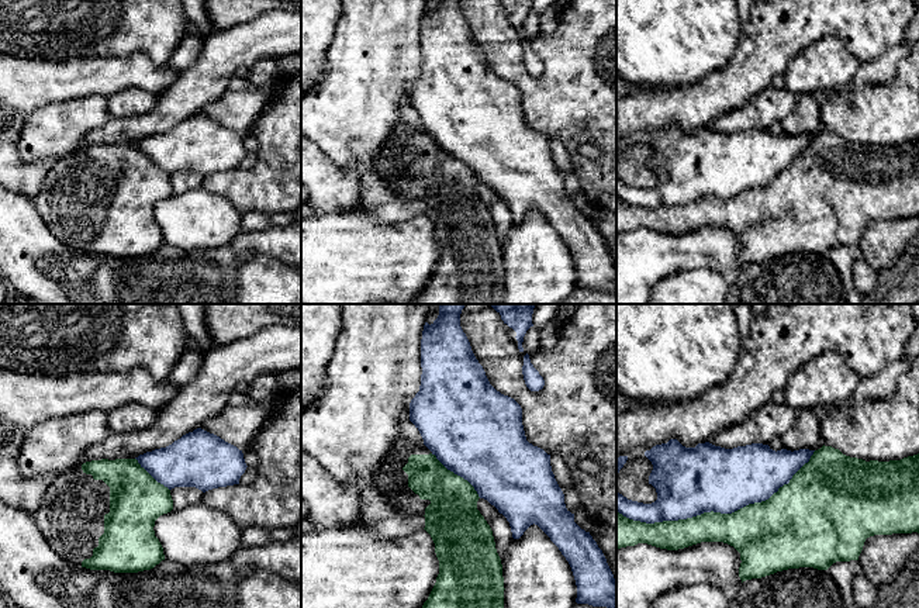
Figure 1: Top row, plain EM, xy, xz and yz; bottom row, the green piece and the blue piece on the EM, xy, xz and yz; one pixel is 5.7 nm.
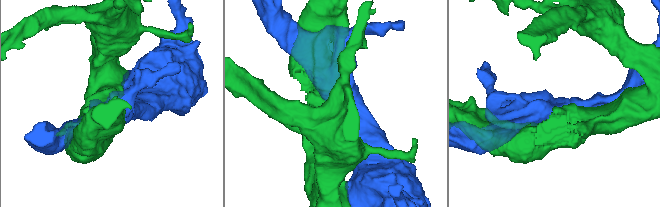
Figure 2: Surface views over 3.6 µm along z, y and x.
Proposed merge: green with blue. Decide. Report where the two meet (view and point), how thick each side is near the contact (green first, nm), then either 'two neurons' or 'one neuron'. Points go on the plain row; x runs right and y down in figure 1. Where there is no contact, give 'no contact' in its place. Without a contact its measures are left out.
yz (718, 197) | 320/380 nm | two neurons

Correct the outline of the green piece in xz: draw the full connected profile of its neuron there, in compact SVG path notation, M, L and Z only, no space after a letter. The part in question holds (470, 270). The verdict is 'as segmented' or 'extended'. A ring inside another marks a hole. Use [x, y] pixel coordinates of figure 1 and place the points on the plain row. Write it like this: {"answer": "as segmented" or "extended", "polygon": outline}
{"answer": "extended", "polygon": "M403 118L370 167L407 198L424 200L425 215L435 228L439 245L436 267L422 293L408 304L501 304L504 300L504 262L501 243L495 234L493 215L477 194L478 179L463 162L448 155L425 129L414 129Z"}

